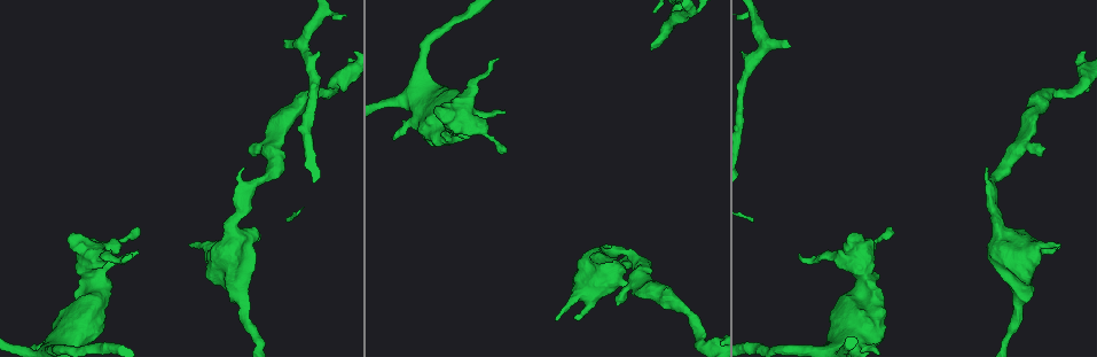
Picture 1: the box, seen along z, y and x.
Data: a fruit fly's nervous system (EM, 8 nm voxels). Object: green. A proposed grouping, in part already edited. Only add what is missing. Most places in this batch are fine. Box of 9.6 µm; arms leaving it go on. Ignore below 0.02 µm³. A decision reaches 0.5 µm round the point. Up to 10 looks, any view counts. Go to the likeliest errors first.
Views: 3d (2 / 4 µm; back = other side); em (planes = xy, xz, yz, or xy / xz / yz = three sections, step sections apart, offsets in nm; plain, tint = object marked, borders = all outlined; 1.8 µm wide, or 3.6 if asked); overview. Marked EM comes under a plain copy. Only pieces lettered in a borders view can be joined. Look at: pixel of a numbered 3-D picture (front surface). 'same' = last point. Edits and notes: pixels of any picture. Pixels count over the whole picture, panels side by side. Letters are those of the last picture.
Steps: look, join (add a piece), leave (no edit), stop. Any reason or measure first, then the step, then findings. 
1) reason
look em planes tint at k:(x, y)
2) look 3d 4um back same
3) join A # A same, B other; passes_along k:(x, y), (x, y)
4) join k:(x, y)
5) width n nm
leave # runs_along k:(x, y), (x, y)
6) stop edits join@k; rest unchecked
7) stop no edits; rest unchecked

branch stops here
look 3d 4um at 1:(790, 46)

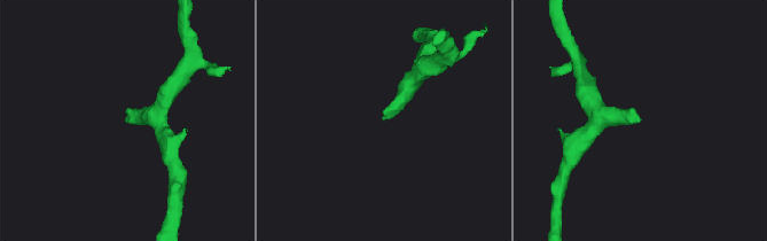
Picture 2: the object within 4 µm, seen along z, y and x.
now the EM
look em xy step 16 borders at 2:(125, 120)

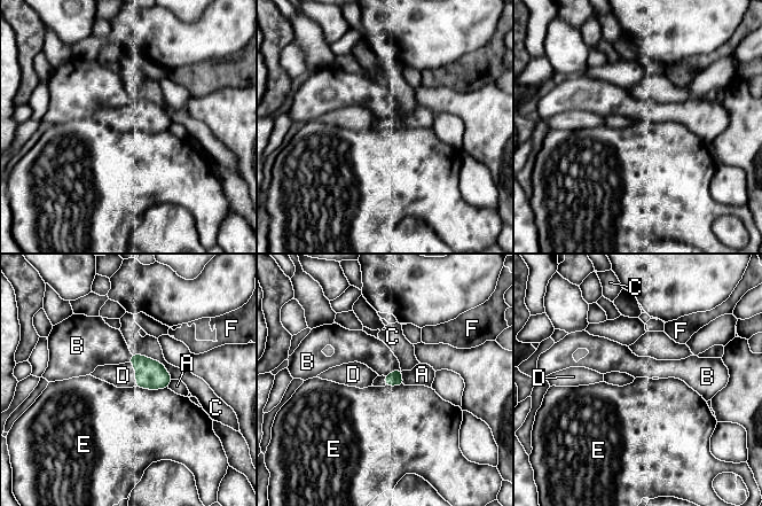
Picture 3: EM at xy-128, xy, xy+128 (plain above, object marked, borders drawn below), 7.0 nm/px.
longest_contact C 340 nm
join D # A other, B other, C other, D same, E other, F other; the cell continues

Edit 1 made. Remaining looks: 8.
look 3d 2um at 1:(1057, 249)

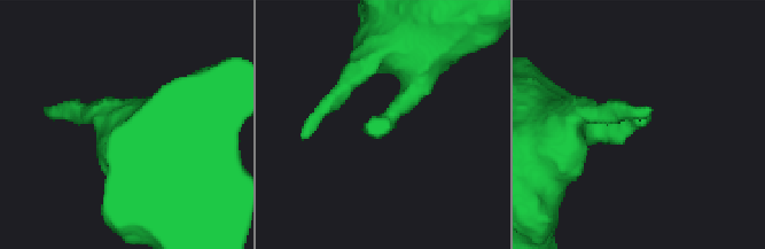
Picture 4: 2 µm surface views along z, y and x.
look em planes borders at 4:(363, 130)

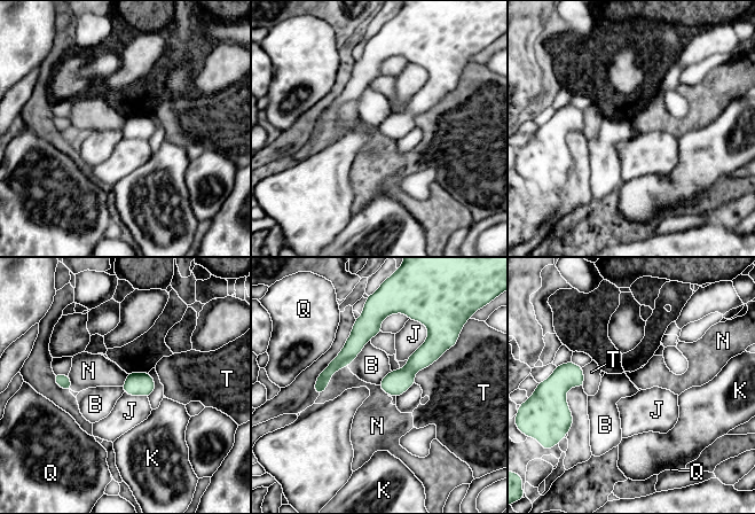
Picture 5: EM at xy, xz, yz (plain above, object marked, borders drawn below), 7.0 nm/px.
leave # B other, J other, K other, N other, Q other, T other; border 5:(347, 365), (332, 374), (319, 396); none of them fits

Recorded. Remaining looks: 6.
free end
look 3d 2um back at 1:(986, 168)

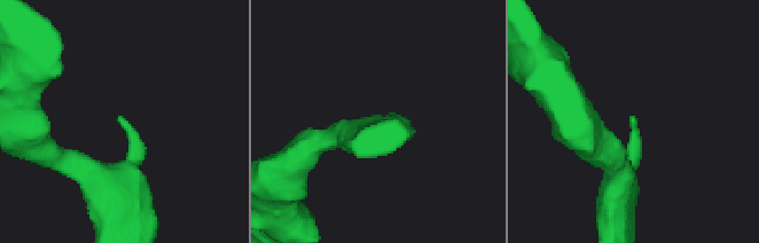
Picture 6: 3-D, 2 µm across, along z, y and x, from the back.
shape alone is not enough
look em planes borders at 6:(630, 120)

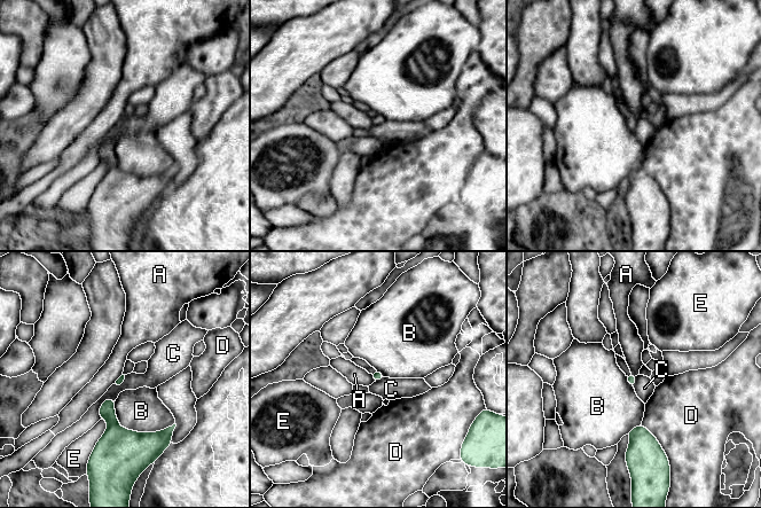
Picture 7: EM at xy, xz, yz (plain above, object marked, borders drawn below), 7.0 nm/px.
longest_contact B 460 nm
leave # A other, B other, C other, D other, E other; border 7:(114, 398), (100, 406), (100, 419); none of them fits

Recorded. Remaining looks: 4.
an open end
look em 3.6um planes tint at 1:(137, 252)

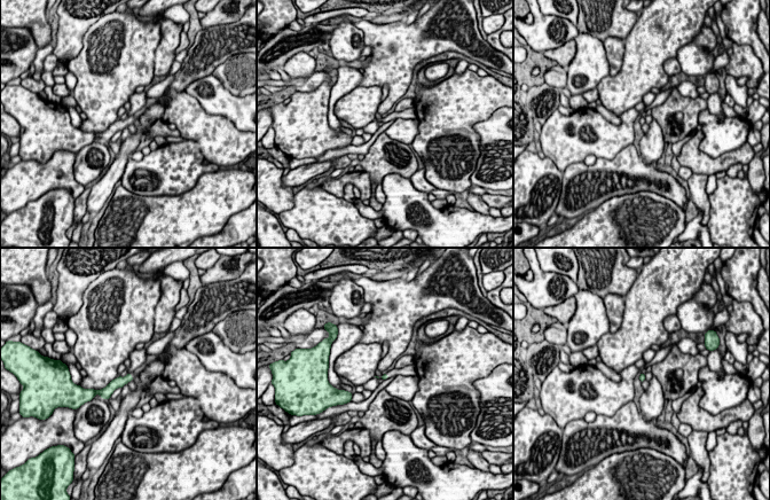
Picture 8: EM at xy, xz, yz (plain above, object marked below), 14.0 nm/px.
see the neighbours
look em 3.6um planes borders same

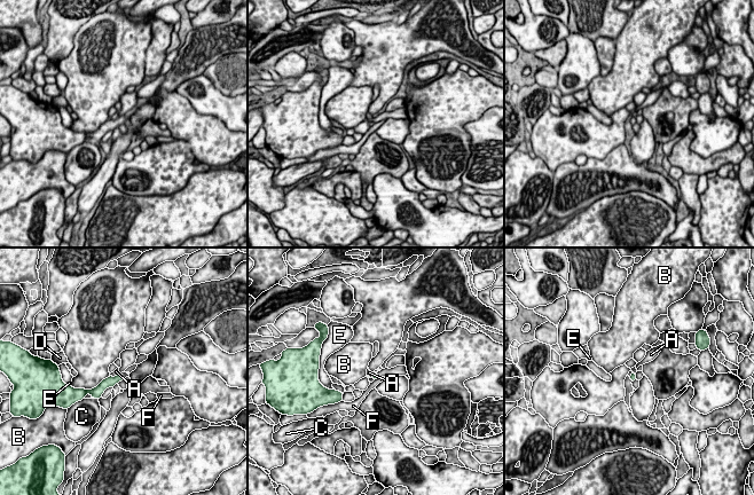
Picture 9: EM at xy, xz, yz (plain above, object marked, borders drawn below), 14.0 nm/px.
leave # A other, B other, C other, D other, E other, F other; runs_along 9:(119, 377), (92, 392); no lettered piece goes on from it

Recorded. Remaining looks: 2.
stop edits join@3; rest unchecked

